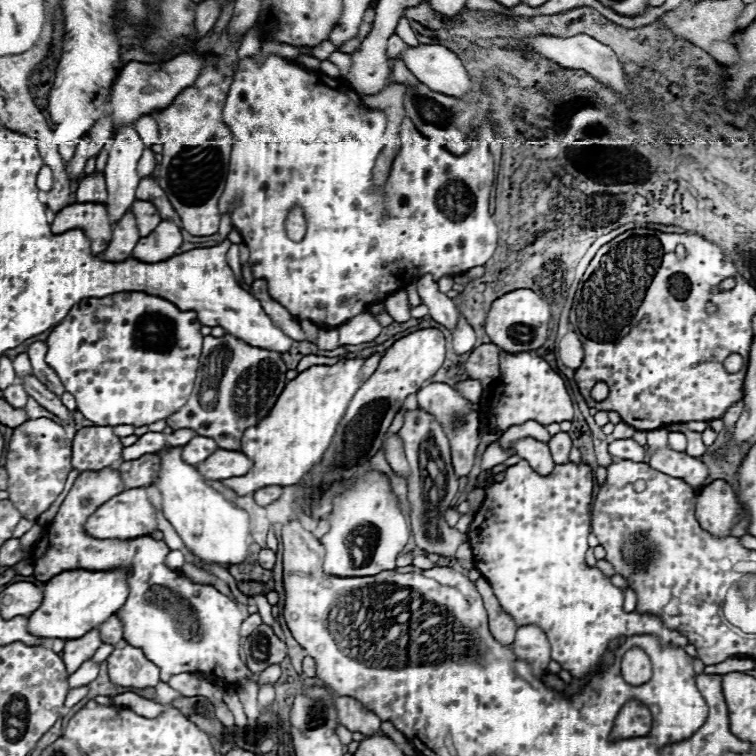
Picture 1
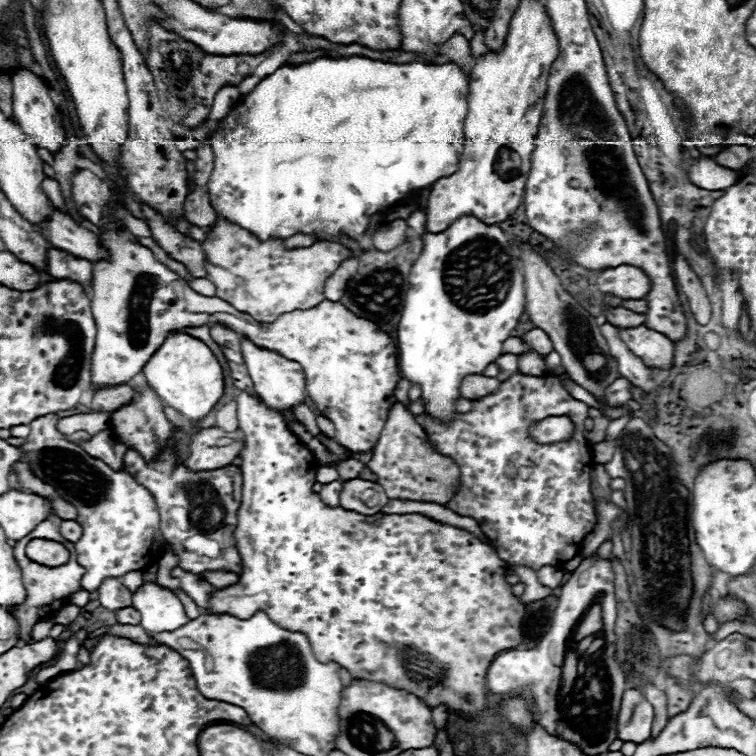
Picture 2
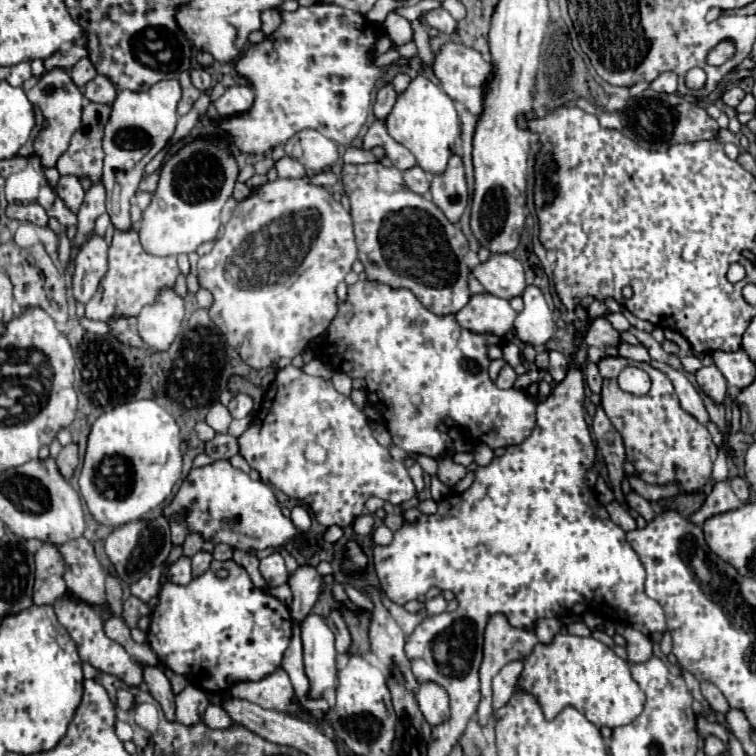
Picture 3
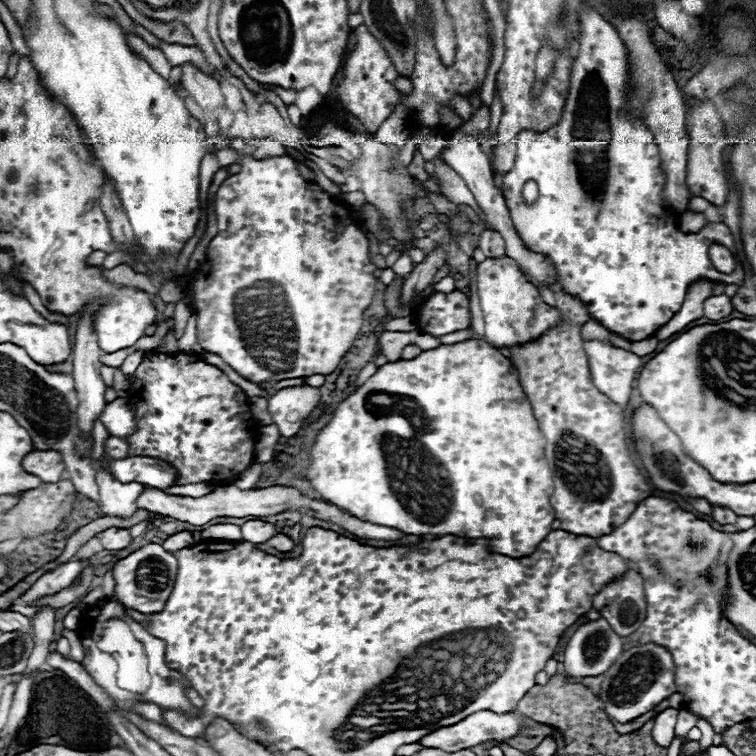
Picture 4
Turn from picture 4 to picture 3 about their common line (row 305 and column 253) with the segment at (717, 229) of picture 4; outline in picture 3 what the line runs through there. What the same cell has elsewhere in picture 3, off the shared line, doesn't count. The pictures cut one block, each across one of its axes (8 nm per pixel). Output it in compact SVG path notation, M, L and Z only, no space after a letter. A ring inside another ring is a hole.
M212 560L210 568L192 578L190 584L180 586L170 582L166 576L160 578L158 604L150 614L148 644L156 652L158 660L172 672L186 676L188 682L208 694L224 694L236 682L258 682L272 674L282 664L282 656L292 636L290 608L278 598L270 596L252 584L244 566L234 560ZM226 568L230 576L226 580L216 578L216 570Z

